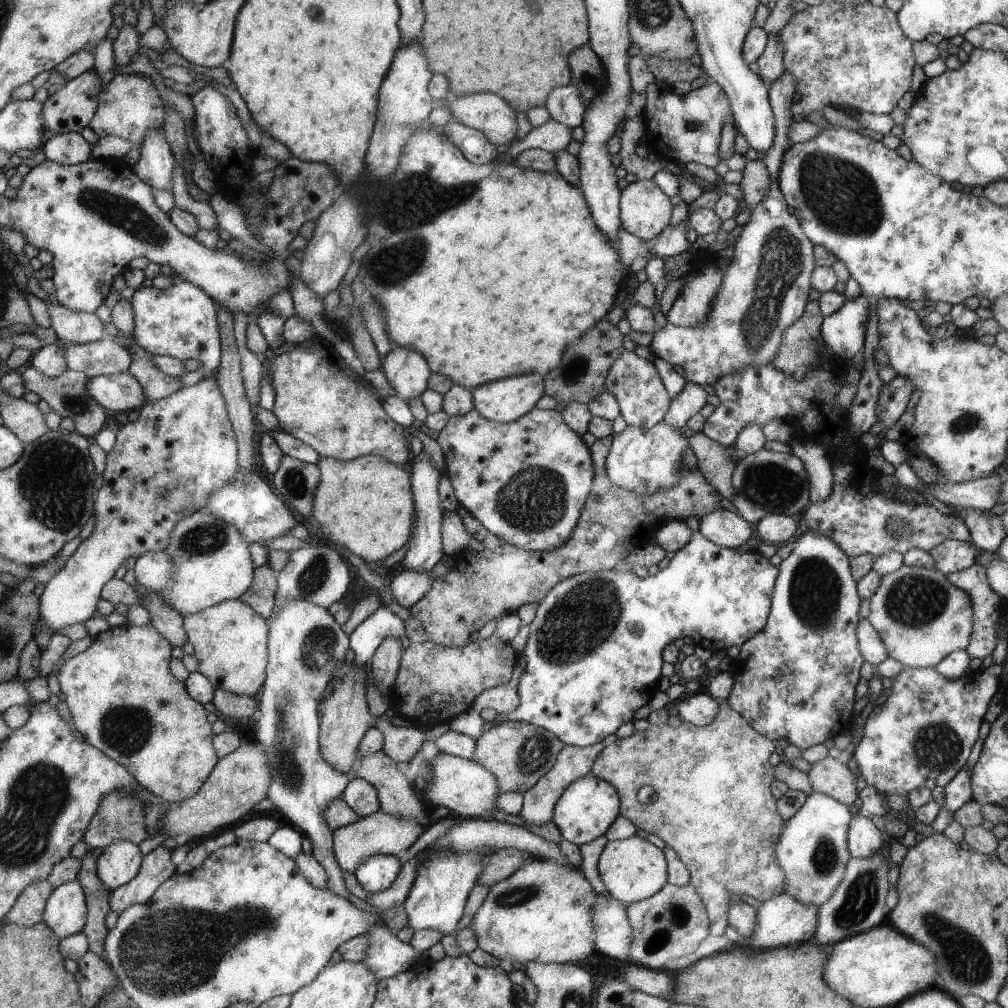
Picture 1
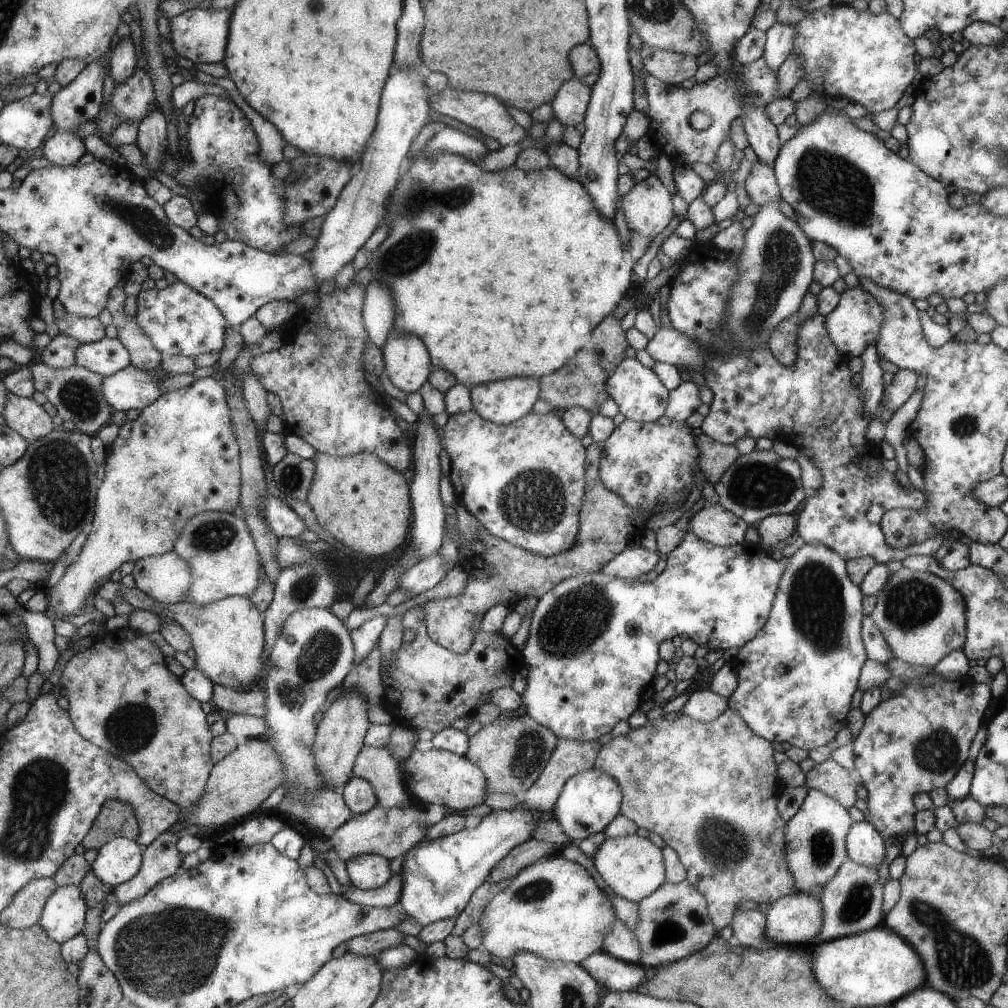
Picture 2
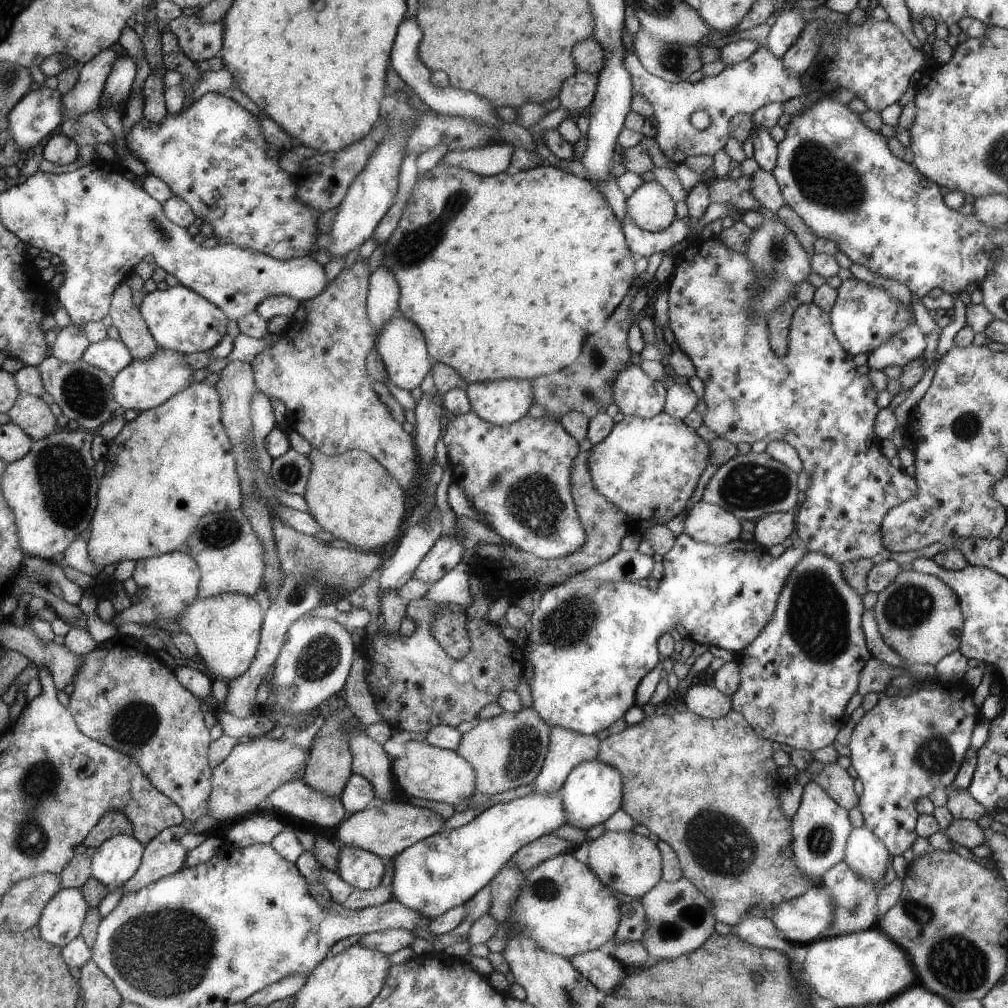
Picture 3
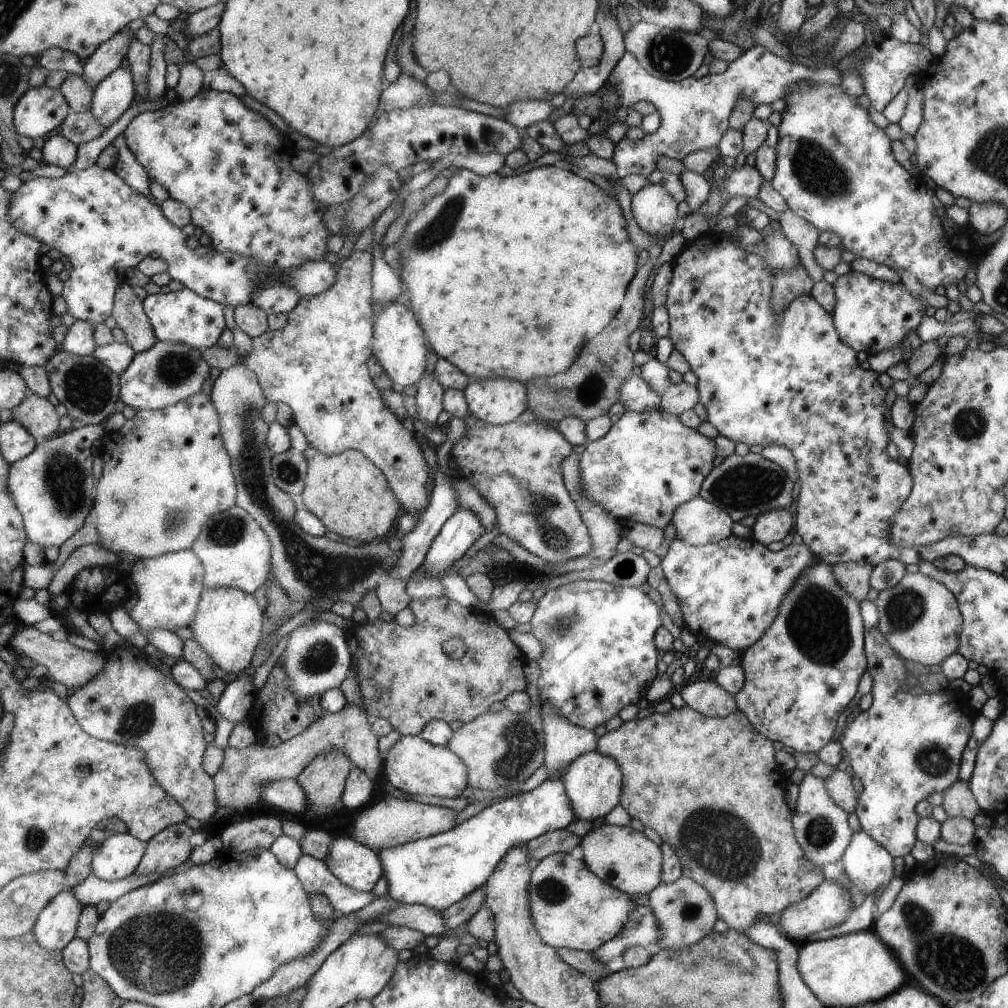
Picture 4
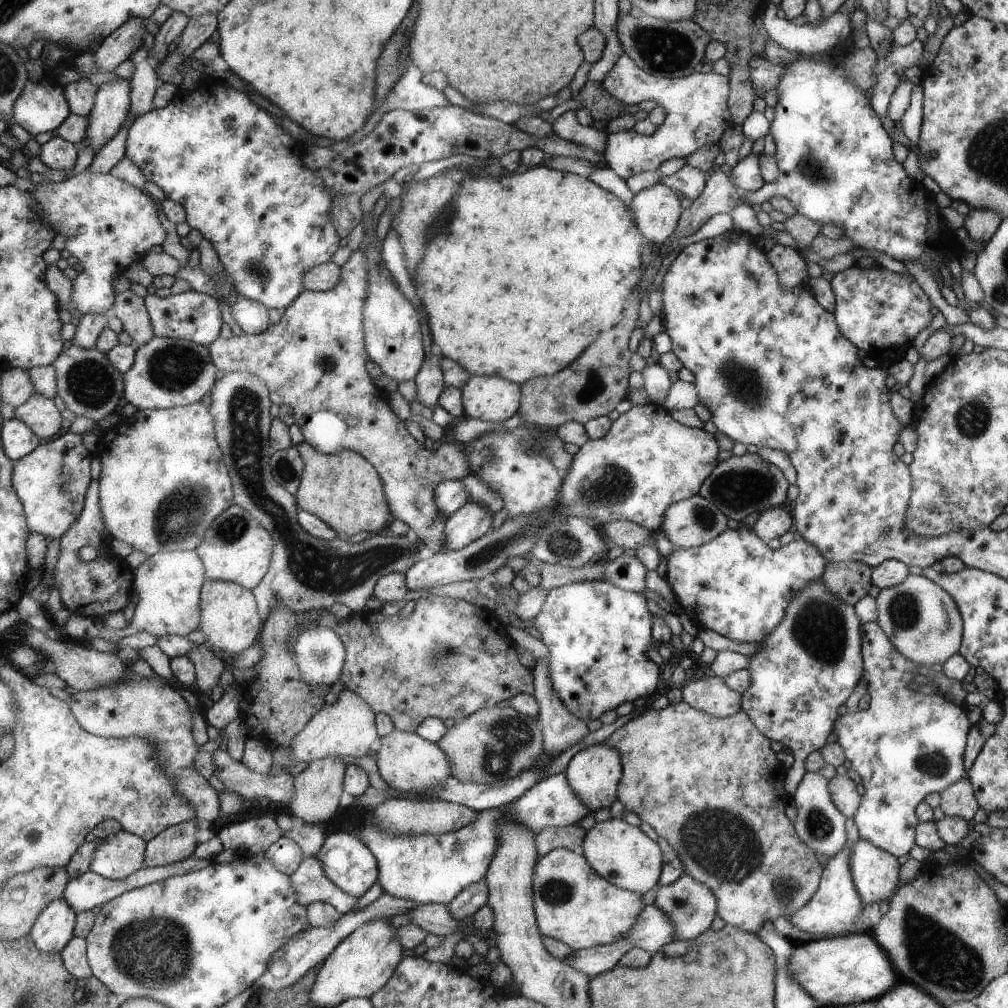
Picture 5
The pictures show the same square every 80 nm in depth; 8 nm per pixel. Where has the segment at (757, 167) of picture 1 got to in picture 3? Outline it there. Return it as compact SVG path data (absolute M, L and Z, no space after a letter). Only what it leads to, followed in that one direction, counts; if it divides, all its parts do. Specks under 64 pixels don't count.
M758 168L749 177L749 192L770 214L774 214L784 204L772 172L765 172L763 168Z

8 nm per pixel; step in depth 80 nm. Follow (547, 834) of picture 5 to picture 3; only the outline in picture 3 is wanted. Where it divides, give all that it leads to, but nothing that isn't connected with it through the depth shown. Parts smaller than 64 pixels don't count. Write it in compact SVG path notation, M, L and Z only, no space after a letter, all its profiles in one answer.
M553 834L543 835L535 841L524 845L517 850L509 860L507 866L515 866L521 872L527 872L543 860L555 857L559 854L571 852L577 846L566 842L563 838L557 838Z

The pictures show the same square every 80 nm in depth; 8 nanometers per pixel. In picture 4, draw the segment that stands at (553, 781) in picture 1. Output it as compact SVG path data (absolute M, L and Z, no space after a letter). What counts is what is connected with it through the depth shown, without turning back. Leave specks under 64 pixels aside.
M540 704L546 731L546 762L543 766L548 776L545 780L559 780L567 766L581 754L595 752L597 739L594 732L571 724L553 706Z

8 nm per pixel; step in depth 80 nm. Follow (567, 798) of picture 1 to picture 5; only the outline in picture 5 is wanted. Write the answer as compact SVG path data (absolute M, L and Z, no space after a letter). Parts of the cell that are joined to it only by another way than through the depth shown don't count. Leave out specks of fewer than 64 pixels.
M603 744L587 746L584 750L579 750L569 760L564 770L567 786L579 802L585 806L589 813L595 813L599 809L609 808L617 799L618 784L622 777L622 762L619 754L613 748L607 748Z

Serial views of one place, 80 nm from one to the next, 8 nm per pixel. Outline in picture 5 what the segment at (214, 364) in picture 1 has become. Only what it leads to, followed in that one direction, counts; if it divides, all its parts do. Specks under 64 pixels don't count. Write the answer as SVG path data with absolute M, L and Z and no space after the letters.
M191 290L175 296L170 295L167 298L149 294L145 298L145 304L156 336L185 339L195 342L199 346L210 347L213 342L220 339L219 334L223 328L223 314L221 314L217 299L209 294Z

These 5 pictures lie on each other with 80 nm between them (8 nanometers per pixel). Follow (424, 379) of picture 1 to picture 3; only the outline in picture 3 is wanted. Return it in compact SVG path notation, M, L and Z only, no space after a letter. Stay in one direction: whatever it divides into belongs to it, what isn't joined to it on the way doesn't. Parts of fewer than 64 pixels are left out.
M393 316L383 324L379 338L374 344L374 350L379 352L389 381L400 390L411 391L424 380L427 372L432 368L427 360L427 348L422 332L411 322L401 316Z

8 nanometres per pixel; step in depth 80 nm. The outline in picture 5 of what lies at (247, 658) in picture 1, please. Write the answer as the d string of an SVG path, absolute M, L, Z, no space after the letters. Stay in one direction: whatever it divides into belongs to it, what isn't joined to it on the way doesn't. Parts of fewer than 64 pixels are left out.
M207 580L202 590L201 602L201 626L199 631L205 637L204 646L219 652L236 655L257 640L257 633L262 626L259 618L258 606L255 603L254 594L251 591L227 582L227 580Z

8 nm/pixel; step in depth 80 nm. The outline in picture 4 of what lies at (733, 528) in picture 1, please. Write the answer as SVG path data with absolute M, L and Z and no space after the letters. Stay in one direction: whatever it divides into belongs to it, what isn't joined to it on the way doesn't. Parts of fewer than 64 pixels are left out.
M700 497L683 502L675 510L670 522L675 528L675 537L692 546L715 544L732 535L733 520L717 506Z

